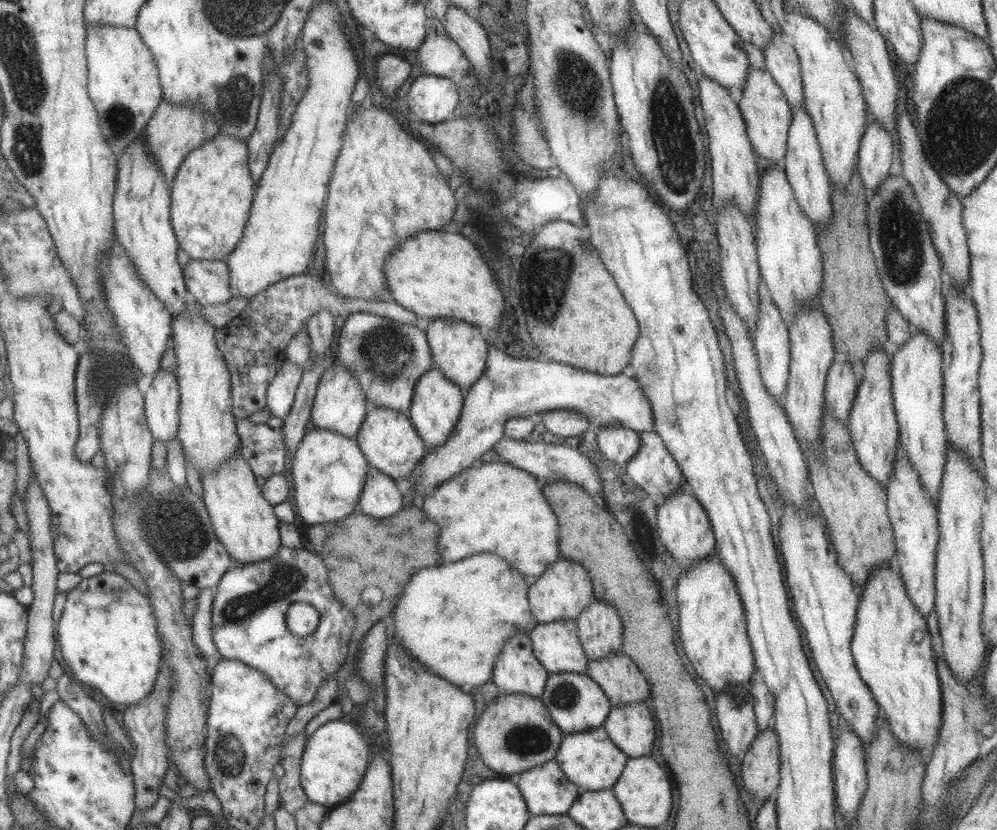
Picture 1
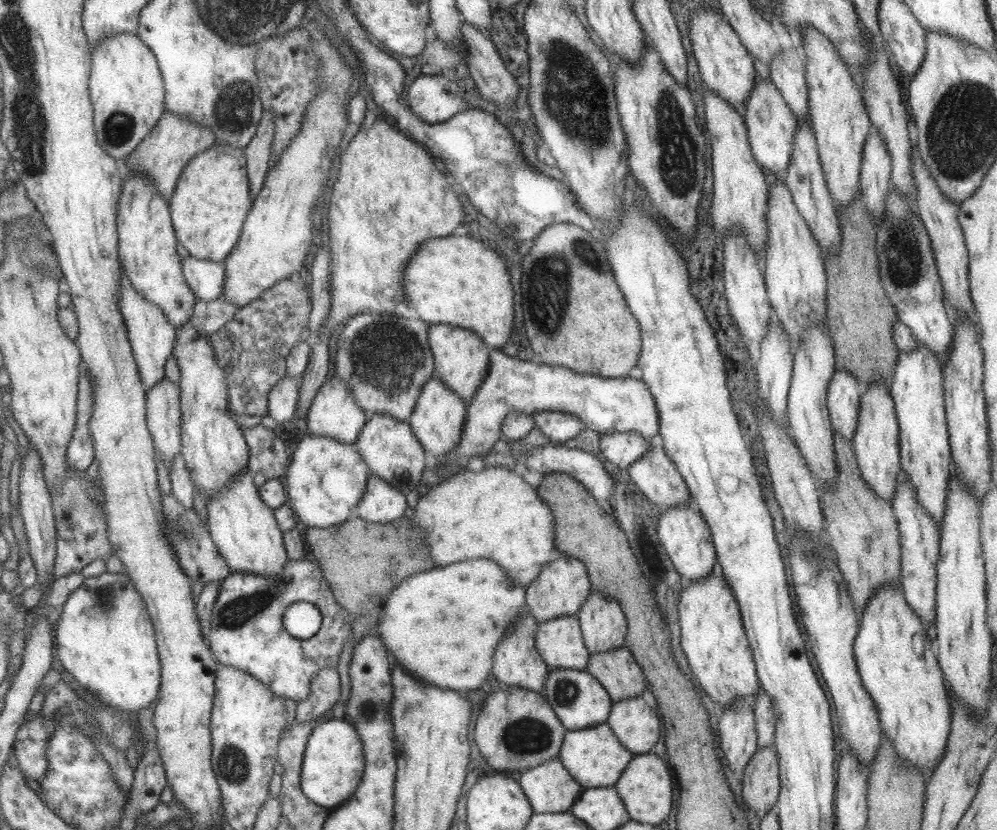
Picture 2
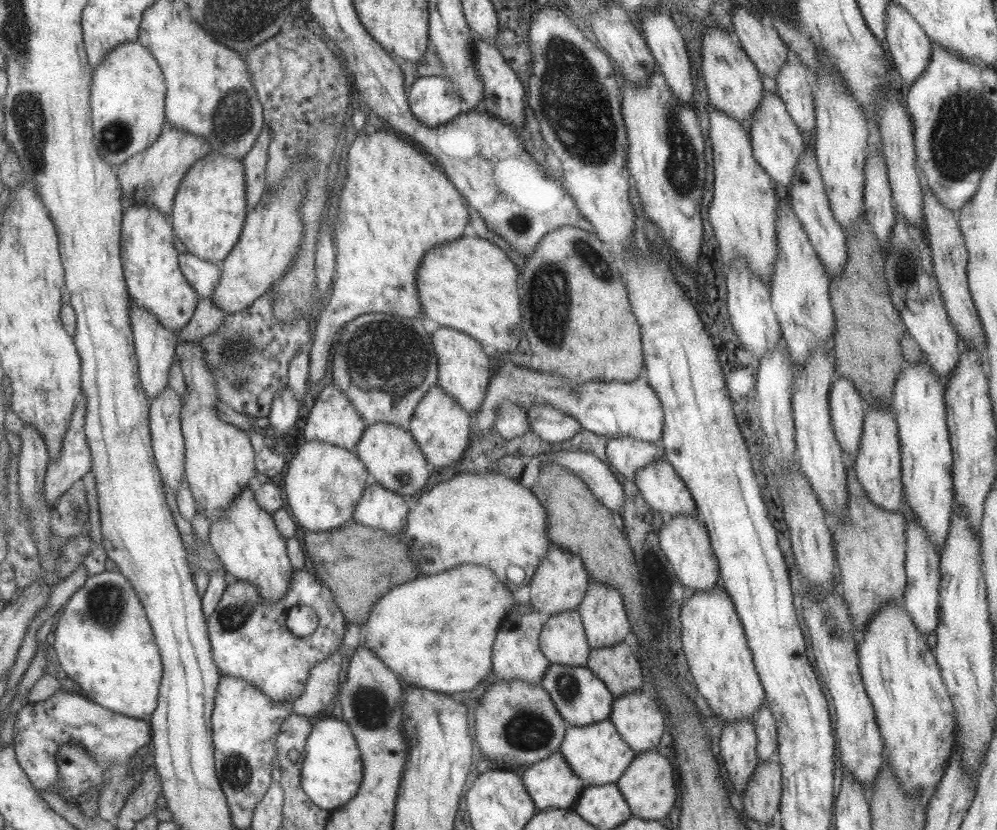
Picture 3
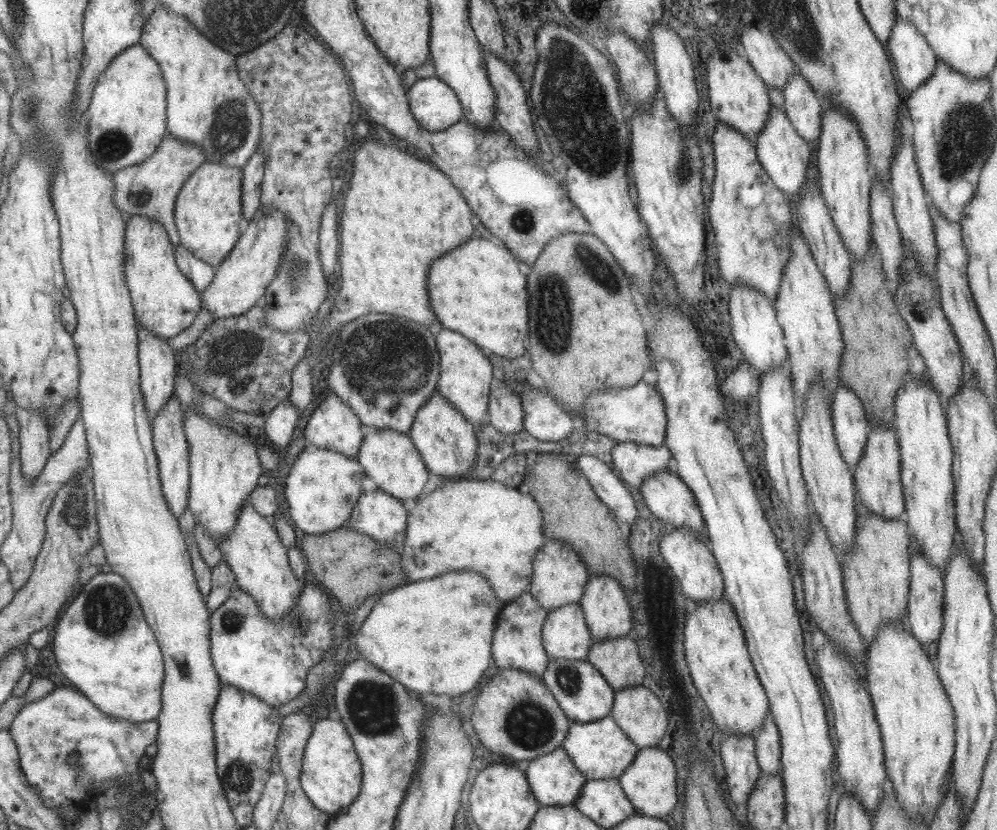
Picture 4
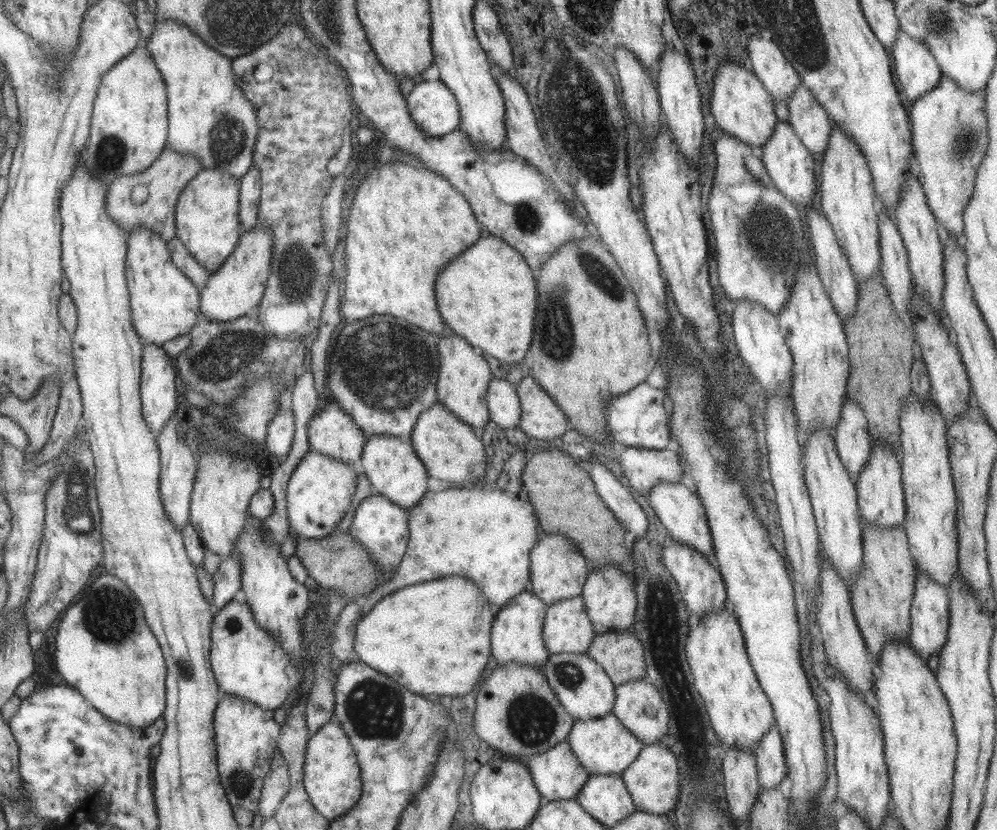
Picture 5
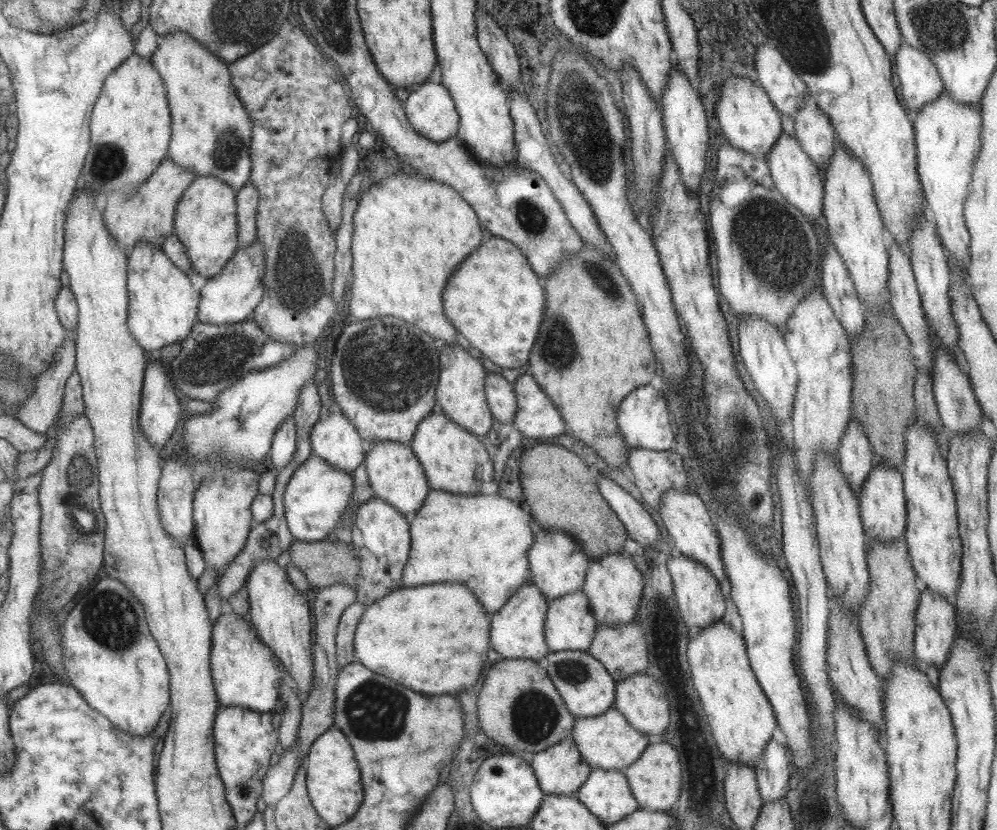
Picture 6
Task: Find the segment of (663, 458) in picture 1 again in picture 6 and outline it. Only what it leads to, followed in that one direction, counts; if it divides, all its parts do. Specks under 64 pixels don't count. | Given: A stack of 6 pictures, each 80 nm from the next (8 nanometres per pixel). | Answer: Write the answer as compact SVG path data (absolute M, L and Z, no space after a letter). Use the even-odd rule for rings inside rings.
M665 490L661 496L661 504L656 508L659 518L668 532L669 538L674 542L674 547L681 555L688 556L696 563L708 568L712 575L721 582L726 576L720 557L720 538L716 528L709 519L709 512L703 504L703 500L691 490Z

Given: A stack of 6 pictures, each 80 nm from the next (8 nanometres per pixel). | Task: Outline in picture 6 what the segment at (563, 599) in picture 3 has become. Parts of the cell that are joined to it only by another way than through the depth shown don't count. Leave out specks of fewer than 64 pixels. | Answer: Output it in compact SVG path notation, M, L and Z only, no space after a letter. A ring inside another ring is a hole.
M560 528L542 529L534 534L527 551L529 582L549 601L580 590L584 583L590 558L581 550L578 541Z

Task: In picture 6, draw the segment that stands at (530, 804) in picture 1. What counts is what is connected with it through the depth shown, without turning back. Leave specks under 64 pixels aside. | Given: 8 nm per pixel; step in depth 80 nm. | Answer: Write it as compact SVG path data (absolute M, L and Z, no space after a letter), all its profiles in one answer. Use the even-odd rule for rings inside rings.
M569 736L557 744L529 756L530 767L543 794L571 794L585 782L591 767L581 758L575 743Z

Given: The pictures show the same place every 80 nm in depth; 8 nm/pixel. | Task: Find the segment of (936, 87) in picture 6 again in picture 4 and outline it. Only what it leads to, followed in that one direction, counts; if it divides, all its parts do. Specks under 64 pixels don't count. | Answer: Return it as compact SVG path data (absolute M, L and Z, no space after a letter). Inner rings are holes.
M899 16L896 18L886 48L897 80L911 92L932 75L938 58L925 37L913 28L913 24L901 20Z

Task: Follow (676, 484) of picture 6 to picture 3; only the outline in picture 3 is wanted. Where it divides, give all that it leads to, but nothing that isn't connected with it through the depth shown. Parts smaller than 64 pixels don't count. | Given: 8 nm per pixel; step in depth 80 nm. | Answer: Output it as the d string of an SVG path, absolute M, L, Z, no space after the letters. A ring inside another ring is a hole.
M632 436L606 439L605 456L607 464L632 480L633 473L655 459L664 458L664 452L653 443Z

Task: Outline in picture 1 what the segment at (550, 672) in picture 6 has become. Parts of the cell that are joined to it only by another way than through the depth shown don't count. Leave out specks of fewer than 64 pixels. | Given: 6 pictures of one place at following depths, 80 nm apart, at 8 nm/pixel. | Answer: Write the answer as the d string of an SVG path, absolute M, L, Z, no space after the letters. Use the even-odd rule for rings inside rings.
M556 672L548 675L539 699L549 713L550 719L563 734L599 728L605 722L612 707L605 693L585 673Z

